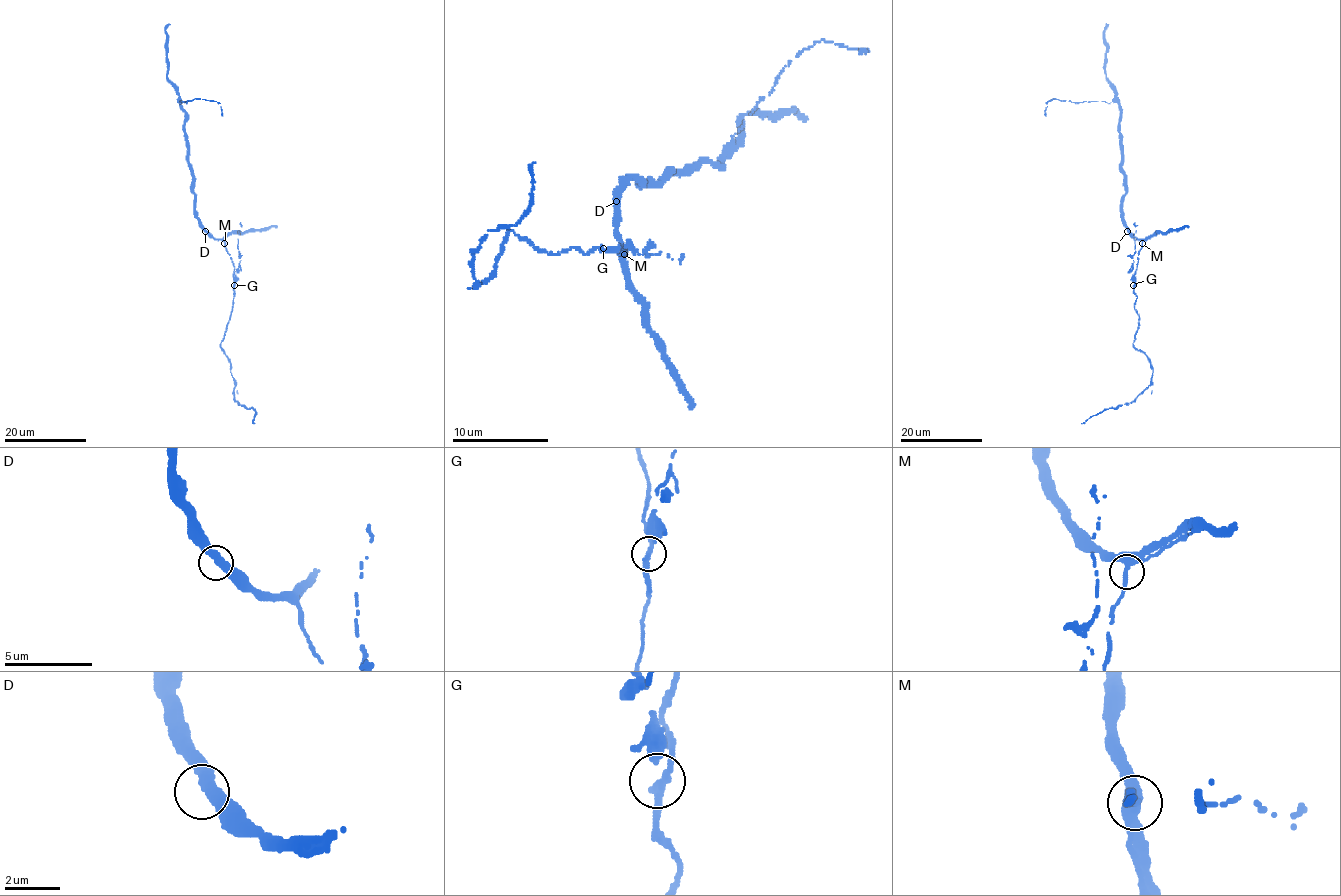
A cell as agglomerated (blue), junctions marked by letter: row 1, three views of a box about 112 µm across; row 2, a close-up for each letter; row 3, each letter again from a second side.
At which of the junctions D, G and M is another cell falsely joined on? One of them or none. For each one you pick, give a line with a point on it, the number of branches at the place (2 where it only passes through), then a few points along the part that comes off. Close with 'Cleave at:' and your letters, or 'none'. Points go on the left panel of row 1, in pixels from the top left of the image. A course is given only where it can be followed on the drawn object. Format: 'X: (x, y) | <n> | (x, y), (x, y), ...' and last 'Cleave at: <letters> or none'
G: (234, 285) | 2 | (234, 285), (241, 260), (237, 245), (240, 222)
Cleave at: G

